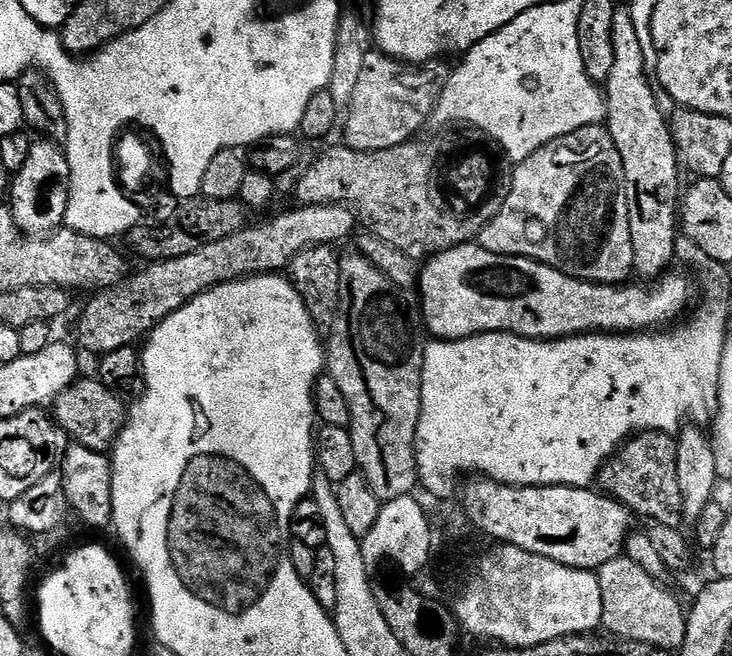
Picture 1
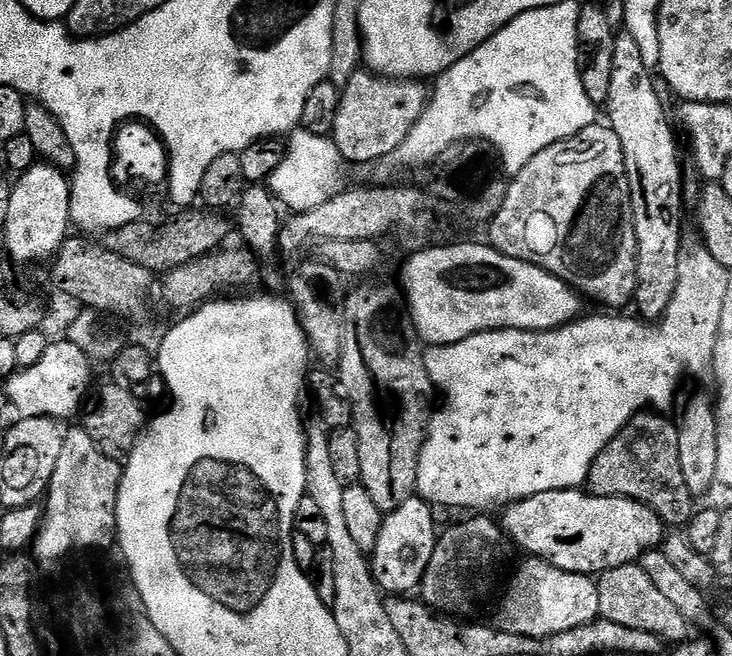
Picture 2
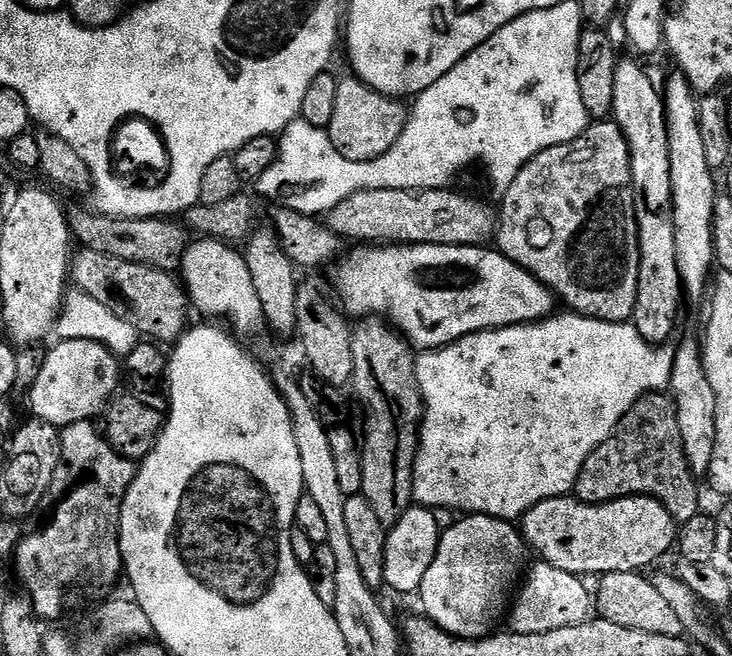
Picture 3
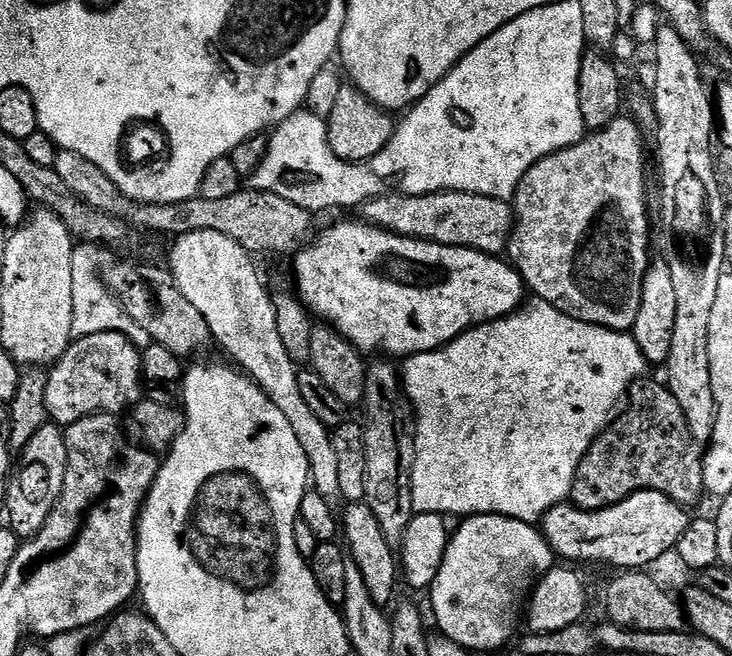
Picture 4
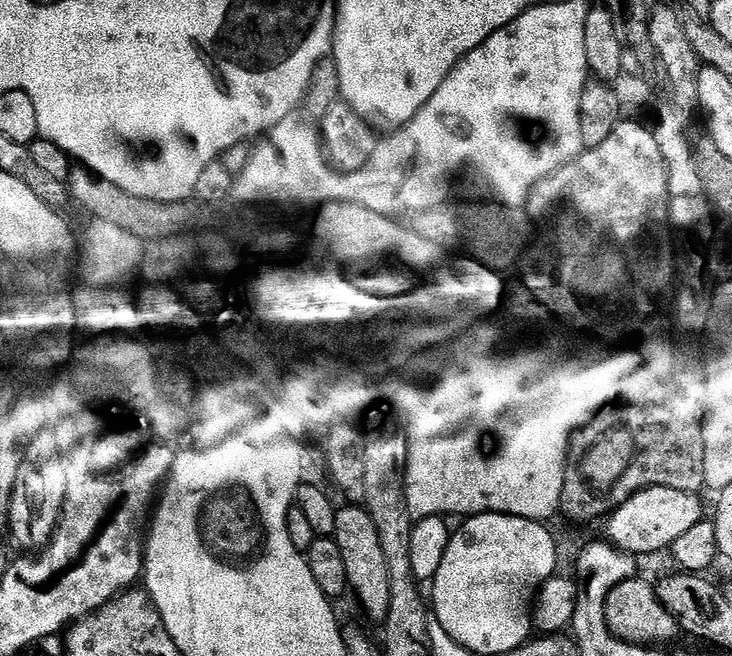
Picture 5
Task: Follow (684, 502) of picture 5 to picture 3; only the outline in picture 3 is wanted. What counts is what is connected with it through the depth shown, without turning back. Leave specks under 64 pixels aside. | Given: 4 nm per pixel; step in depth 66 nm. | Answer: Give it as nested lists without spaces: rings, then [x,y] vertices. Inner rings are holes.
[[[575,495],[555,496],[549,500],[538,502],[522,517],[522,531],[529,549],[536,552],[541,561],[558,570],[566,570],[581,578],[599,578],[606,572],[639,572],[660,560],[668,551],[673,551],[678,540],[676,520],[658,502],[649,496],[627,496],[621,500],[611,500],[608,504],[581,504]]]

